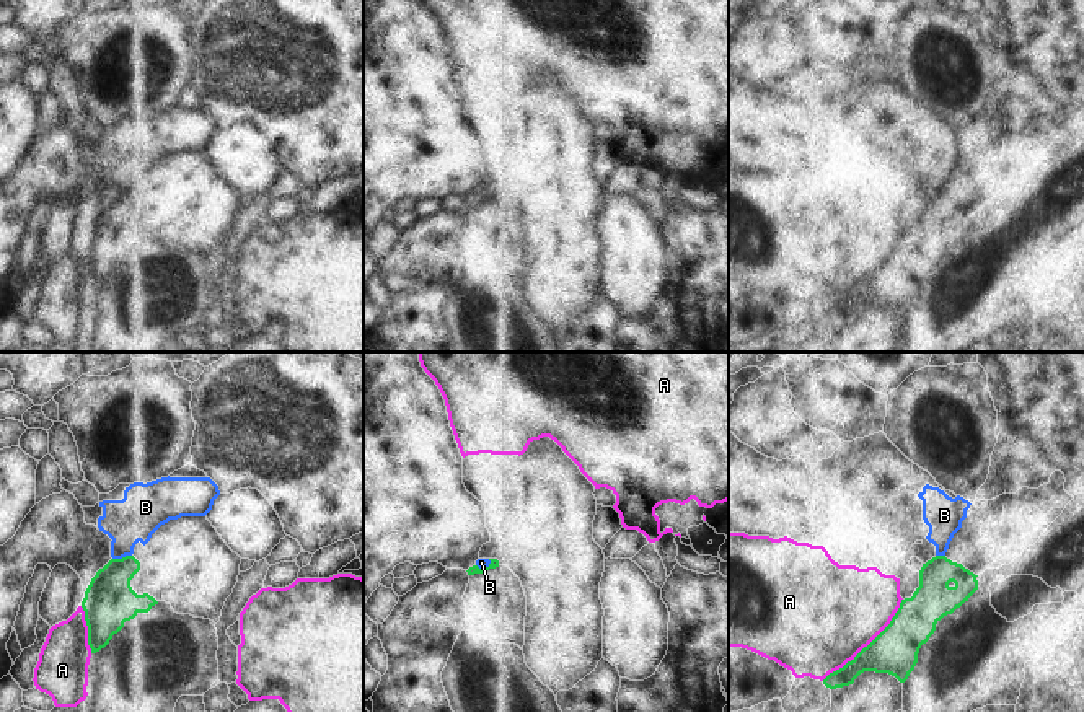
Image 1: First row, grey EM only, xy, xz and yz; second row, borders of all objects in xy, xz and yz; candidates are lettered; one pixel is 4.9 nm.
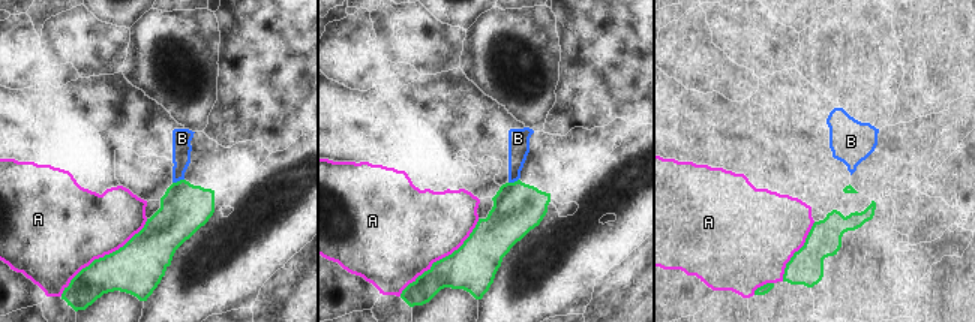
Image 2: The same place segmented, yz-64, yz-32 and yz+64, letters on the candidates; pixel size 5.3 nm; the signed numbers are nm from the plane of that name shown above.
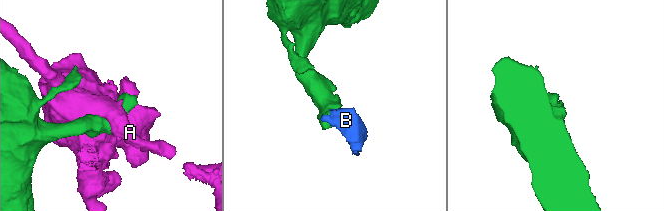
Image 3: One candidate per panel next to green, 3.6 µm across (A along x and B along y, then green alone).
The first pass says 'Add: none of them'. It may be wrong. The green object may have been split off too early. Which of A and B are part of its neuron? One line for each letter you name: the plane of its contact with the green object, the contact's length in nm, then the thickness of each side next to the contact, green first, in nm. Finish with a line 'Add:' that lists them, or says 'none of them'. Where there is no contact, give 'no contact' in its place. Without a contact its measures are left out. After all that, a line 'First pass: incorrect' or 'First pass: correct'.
Add: none of them
First pass: correct

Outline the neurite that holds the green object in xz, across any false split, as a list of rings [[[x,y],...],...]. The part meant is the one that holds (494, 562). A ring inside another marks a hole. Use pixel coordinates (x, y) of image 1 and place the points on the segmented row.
[[[497,559],[486,569],[469,567],[469,583],[463,595],[466,634],[497,644],[525,645],[527,596],[520,578]]]

